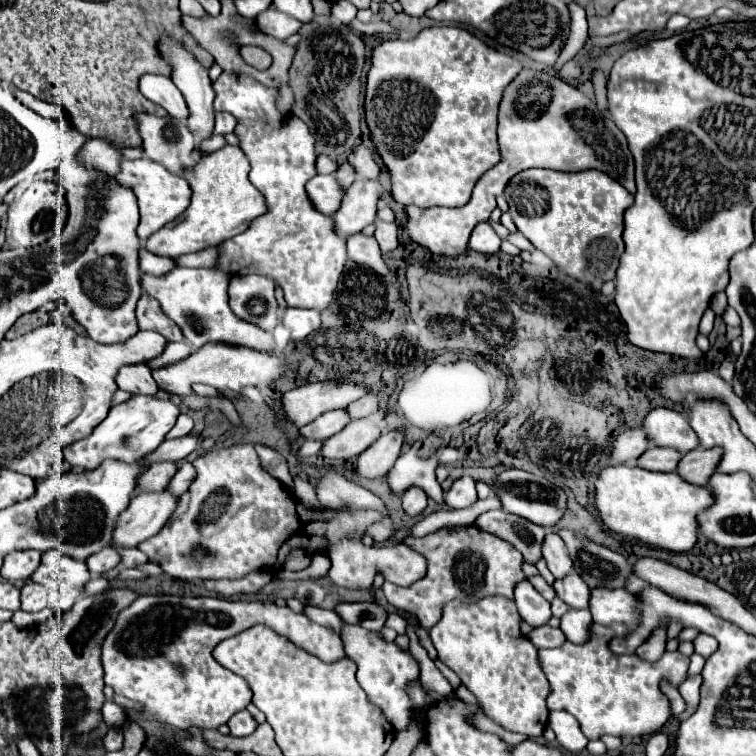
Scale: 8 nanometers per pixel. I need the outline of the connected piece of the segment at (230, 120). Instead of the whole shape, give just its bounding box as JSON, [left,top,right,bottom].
[214,112,236,134]

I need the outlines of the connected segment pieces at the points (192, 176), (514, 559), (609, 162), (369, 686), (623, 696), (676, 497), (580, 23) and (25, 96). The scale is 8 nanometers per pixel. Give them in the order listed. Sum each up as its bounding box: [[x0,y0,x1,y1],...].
[[146,144,266,258],[382,524,526,630],[408,68,636,256],[340,624,420,730],[538,624,690,740],[596,464,714,552],[558,2,588,64],[14,90,64,120]]

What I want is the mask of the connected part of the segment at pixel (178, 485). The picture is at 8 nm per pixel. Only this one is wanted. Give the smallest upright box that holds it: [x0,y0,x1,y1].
[168,460,196,496]

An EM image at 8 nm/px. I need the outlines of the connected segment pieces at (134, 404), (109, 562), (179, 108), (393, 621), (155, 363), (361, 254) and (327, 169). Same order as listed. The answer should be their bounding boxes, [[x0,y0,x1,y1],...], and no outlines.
[[64,396,180,470],[86,546,120,576],[140,74,188,118],[386,612,406,634],[146,340,194,370],[348,234,389,278],[316,154,338,174]]

